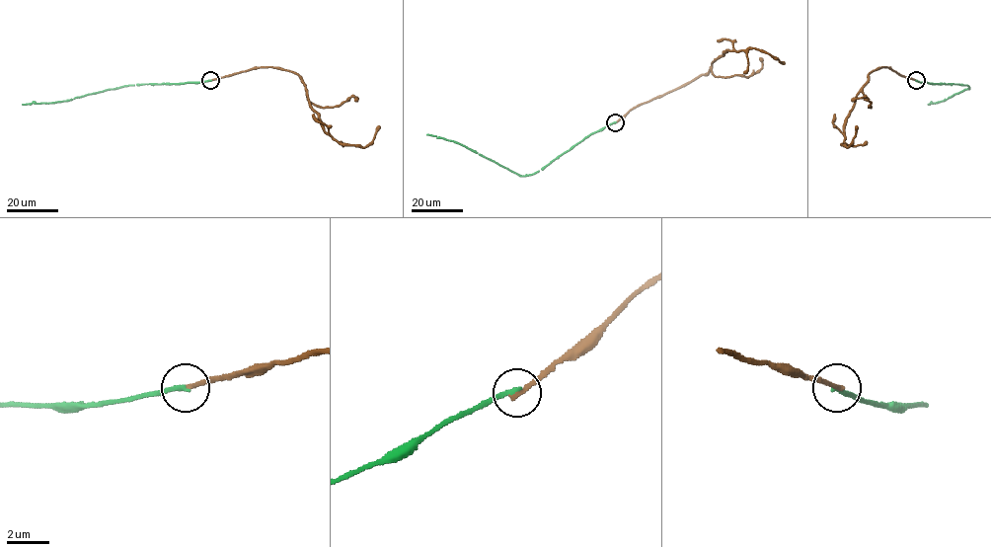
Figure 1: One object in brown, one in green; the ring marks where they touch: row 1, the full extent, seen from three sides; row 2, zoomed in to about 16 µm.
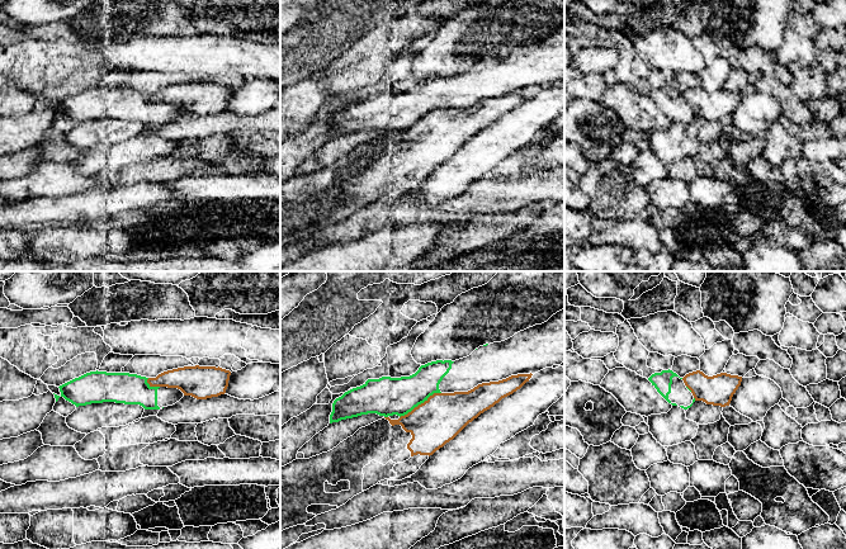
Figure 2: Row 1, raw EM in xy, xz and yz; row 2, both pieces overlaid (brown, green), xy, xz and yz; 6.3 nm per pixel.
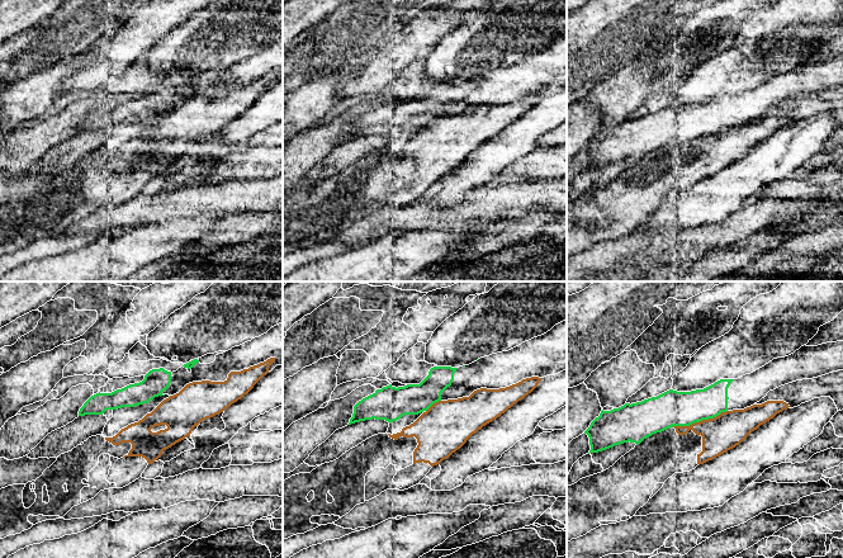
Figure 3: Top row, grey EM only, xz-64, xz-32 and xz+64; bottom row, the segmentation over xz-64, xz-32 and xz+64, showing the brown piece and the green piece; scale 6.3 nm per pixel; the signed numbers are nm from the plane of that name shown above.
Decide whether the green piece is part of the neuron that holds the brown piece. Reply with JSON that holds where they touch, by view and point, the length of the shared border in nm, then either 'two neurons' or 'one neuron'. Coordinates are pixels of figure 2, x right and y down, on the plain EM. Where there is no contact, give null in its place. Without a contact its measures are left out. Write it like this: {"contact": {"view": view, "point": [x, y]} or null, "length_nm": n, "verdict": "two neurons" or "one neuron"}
{"contact": {"view": "xz", "point": [421, 119]}, "length_nm": 300, "verdict": "two neurons"}

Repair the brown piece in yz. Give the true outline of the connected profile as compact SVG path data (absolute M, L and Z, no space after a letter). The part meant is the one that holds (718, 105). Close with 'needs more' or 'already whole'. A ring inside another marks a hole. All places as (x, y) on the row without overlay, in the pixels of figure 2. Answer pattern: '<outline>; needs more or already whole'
M696 86L682 94L685 101L691 107L695 117L706 120L726 123L729 122L733 110L742 98L742 93L720 89L713 93Z; already whole

